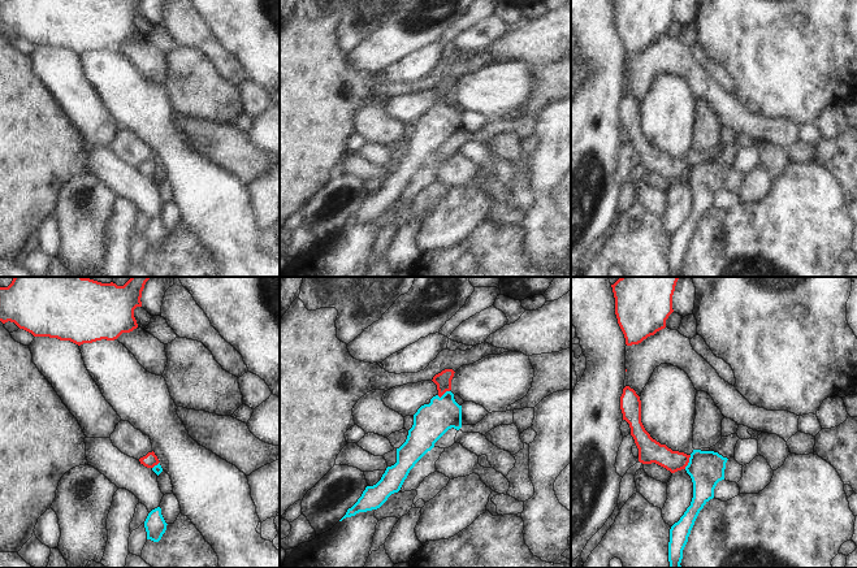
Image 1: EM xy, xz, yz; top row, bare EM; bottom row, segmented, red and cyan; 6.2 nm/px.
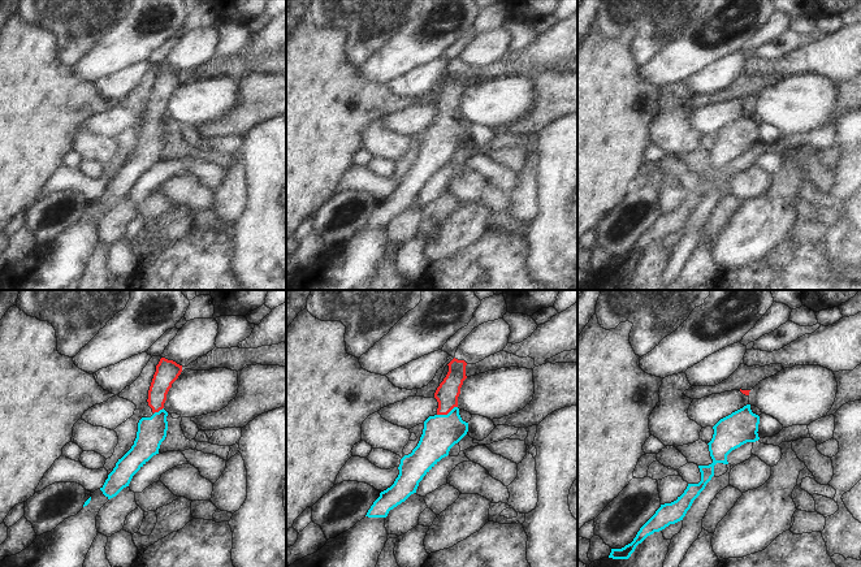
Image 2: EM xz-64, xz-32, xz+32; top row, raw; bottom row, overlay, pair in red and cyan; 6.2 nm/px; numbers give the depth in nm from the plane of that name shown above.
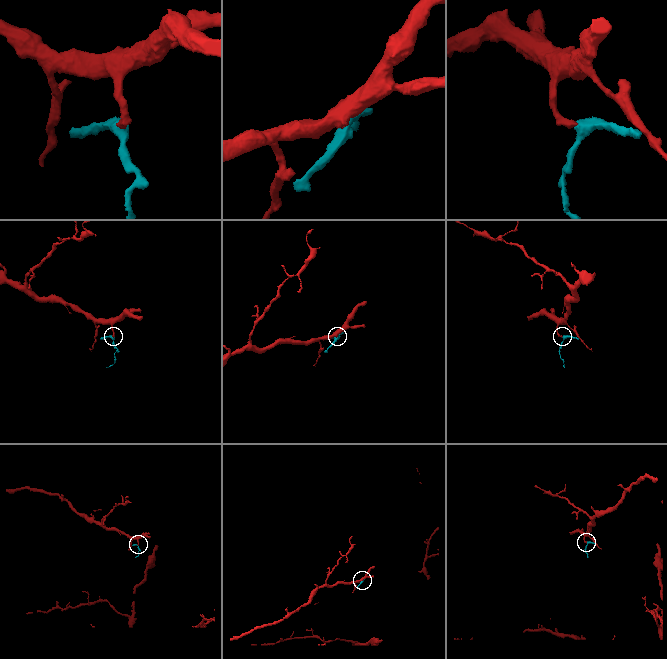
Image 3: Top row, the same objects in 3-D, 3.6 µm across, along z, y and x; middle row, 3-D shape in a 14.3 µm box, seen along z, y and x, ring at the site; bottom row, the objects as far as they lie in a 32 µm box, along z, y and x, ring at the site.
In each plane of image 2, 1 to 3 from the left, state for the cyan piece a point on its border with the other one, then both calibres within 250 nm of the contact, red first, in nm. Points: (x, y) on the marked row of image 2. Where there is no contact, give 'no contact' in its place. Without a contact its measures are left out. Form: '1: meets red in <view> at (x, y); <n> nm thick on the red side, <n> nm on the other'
1: meets red in xz-64 at (158, 411); 140 nm thick on the red side, 180 nm on the other
2: meets red in xz-32 at (446, 414); 140 nm thick on the red side, 220 nm on the other
3: no contact

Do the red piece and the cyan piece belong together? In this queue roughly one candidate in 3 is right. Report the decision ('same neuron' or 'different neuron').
same neuron

